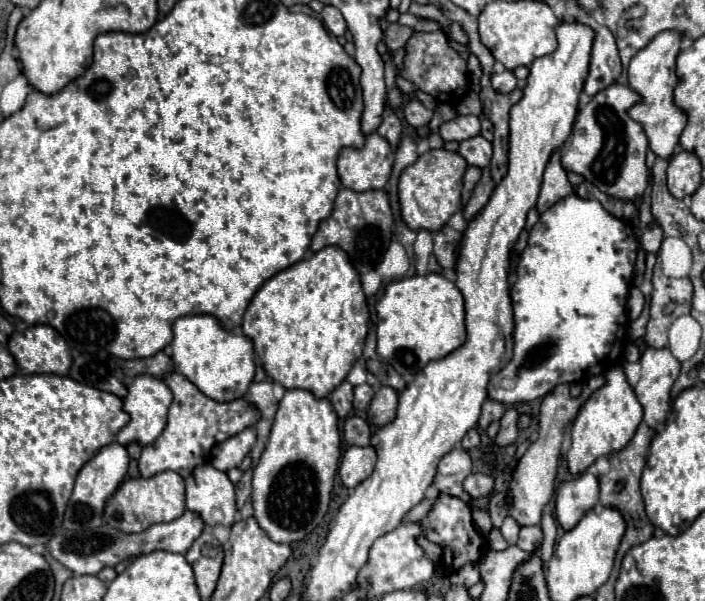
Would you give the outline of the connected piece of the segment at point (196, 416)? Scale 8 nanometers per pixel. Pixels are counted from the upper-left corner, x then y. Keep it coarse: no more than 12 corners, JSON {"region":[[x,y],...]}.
{"region":[[177,371],[167,425],[139,457],[141,477],[189,477],[209,451],[261,419],[239,397],[205,397]]}

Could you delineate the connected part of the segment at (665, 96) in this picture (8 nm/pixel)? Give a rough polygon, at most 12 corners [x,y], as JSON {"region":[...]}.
{"region":[[663,31],[629,63],[627,113],[669,159],[687,125],[673,103],[681,35]]}

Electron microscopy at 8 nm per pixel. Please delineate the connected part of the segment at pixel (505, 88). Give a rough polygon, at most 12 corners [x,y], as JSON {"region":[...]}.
{"region":[[509,69],[491,75],[491,85],[499,93],[517,89],[517,79]]}

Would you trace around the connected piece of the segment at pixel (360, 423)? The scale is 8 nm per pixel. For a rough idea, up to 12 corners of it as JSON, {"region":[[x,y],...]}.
{"region":[[359,415],[343,421],[349,445],[369,445],[371,427]]}

